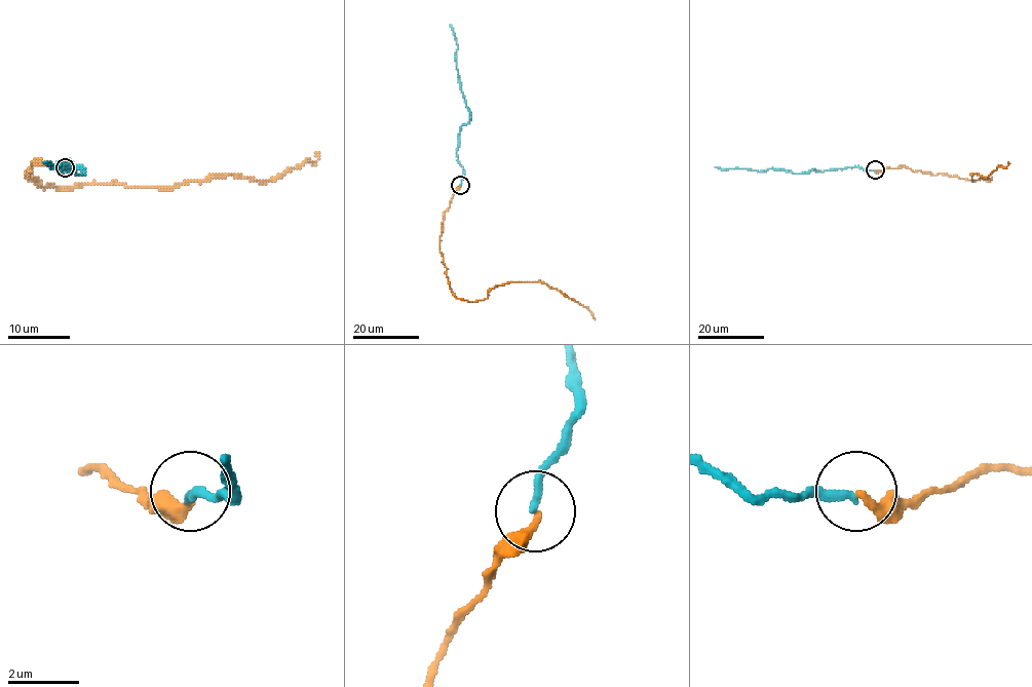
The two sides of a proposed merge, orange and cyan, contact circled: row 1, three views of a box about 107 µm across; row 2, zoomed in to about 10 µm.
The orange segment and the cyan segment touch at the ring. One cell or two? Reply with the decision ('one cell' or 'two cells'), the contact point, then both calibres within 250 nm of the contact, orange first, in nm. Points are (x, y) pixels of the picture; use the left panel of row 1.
one cell; at (65, 167); 220 nm thick on the orange side, 240 nm on the other

